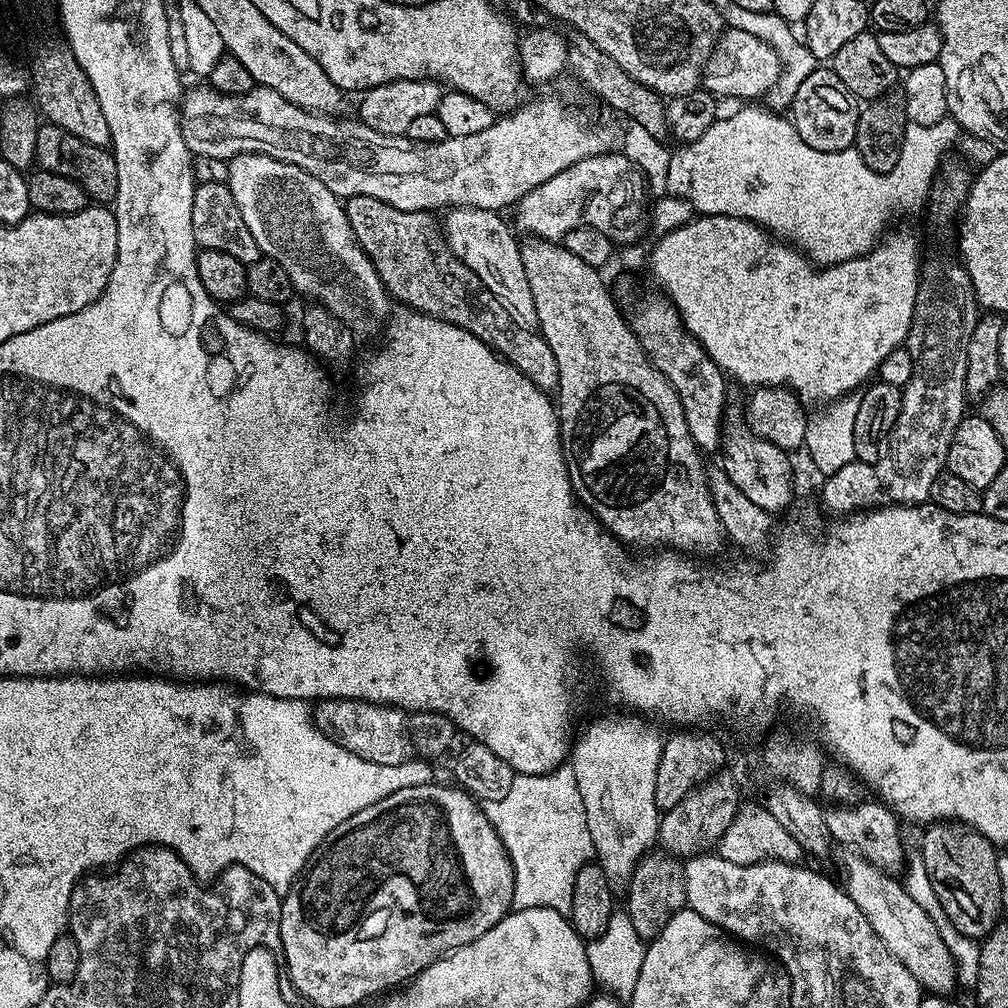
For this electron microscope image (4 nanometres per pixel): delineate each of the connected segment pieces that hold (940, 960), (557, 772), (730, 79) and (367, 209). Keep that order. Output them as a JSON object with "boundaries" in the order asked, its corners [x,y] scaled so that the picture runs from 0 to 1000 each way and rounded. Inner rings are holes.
{"boundaries":[[[[841,847],[837,853],[837,873],[835,880],[841,890],[855,903],[859,915],[863,915],[863,923],[875,931],[875,938],[907,966],[914,981],[925,986],[943,985],[944,979],[949,979],[950,969],[948,955],[940,944],[938,935],[933,929],[933,917],[919,907],[907,891],[897,882],[896,876],[888,868],[874,864],[859,851]]],[[[557,760],[537,770],[514,768],[502,792],[479,795],[478,801],[508,853],[509,902],[549,901],[566,906],[569,873],[589,849],[585,819],[567,761]]],[[[722,28],[710,41],[710,50],[705,59],[698,63],[697,86],[711,97],[727,95],[730,101],[746,101],[761,96],[772,81],[776,64],[772,54],[756,38],[740,34],[740,30]],[[754,95],[754,96],[750,96]]],[[[346,194],[341,211],[345,213],[354,240],[375,268],[386,295],[398,298],[406,307],[466,327],[466,331],[485,341],[536,386],[546,389],[555,382],[550,347],[546,347],[535,328],[512,322],[506,308],[480,287],[470,268],[463,266],[448,250],[440,236],[438,219],[434,215],[432,218],[428,209],[404,210],[375,196]]]]}

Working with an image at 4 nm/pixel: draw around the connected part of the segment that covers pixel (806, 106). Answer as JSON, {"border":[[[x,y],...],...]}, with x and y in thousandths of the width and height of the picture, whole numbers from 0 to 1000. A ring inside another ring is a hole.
{"border":[[[811,65],[792,85],[792,93],[788,93],[784,108],[786,124],[796,133],[796,141],[800,145],[808,145],[808,149],[819,149],[830,151],[846,146],[849,141],[849,126],[853,116],[851,100],[845,91],[831,77],[831,73],[825,71],[824,66]]]}

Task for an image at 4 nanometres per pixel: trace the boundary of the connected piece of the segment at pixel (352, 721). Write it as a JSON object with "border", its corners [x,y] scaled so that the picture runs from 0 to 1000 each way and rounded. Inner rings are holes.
{"border":[[[319,694],[313,699],[313,719],[343,744],[375,760],[396,763],[411,750],[411,722],[402,703],[392,698],[368,698],[362,694]]]}

